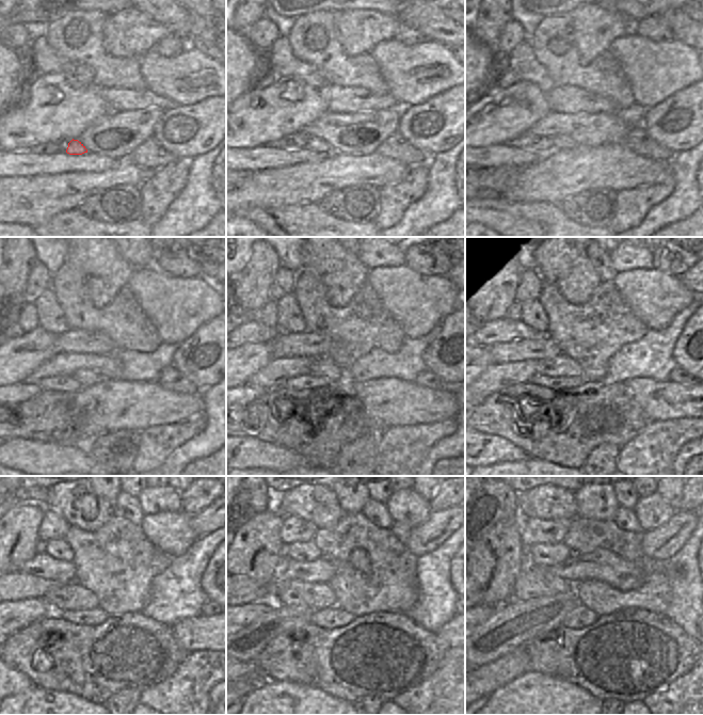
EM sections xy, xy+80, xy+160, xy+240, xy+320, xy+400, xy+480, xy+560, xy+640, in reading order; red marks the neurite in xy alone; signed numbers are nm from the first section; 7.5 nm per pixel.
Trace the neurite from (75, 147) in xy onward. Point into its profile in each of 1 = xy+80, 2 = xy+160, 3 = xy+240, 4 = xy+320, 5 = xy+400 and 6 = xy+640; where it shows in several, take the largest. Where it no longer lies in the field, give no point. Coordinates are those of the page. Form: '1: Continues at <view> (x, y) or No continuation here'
1: Continues at xy+80 (317, 144)
2: Continues at xy+160 (559, 142)
3: Continues at xy+240 (86, 378)
4: Continues at xy+320 (325, 367)
5: Continues at xy+400 (561, 365)
6: Continues at xy+640 (532, 582)

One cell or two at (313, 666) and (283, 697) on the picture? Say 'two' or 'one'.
two

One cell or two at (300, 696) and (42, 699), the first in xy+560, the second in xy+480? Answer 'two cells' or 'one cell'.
one cell

